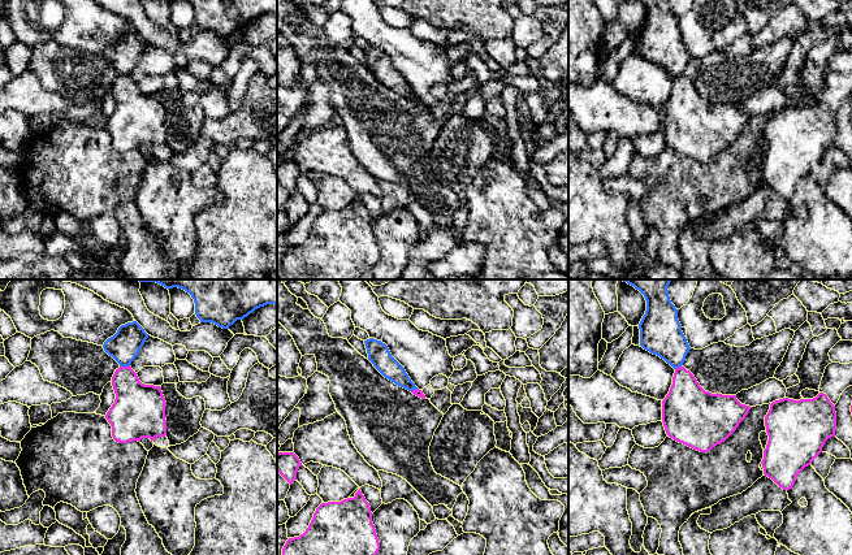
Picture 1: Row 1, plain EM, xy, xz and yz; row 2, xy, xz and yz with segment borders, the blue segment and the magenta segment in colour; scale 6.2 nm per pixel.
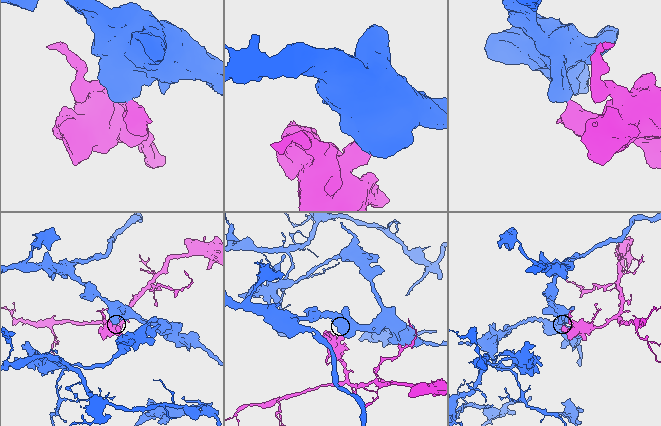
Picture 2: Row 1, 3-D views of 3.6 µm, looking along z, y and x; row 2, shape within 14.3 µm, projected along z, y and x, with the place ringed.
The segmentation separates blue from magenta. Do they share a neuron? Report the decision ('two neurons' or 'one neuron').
two neurons

